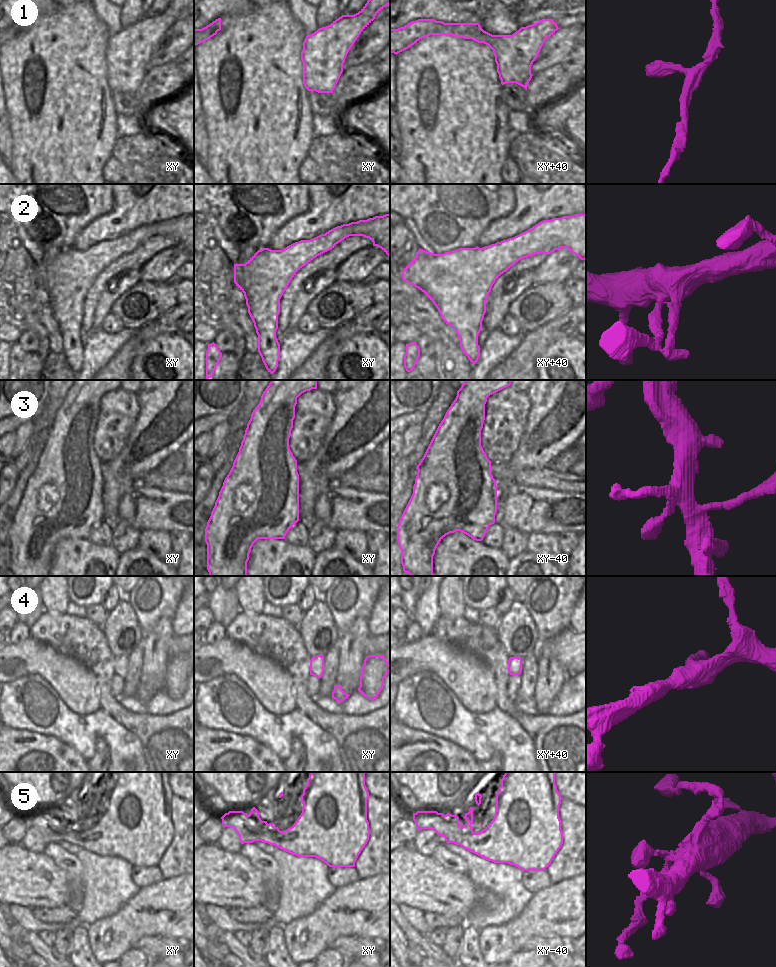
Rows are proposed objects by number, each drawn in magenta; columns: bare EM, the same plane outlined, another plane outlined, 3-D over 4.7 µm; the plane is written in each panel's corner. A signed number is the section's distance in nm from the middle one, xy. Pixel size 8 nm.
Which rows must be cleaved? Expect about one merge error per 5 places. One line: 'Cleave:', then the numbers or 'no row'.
Cleave: no row

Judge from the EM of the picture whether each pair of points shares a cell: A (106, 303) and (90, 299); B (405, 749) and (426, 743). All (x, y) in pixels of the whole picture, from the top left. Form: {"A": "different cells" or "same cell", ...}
{"A": "different cells", "B": "same cell"}

